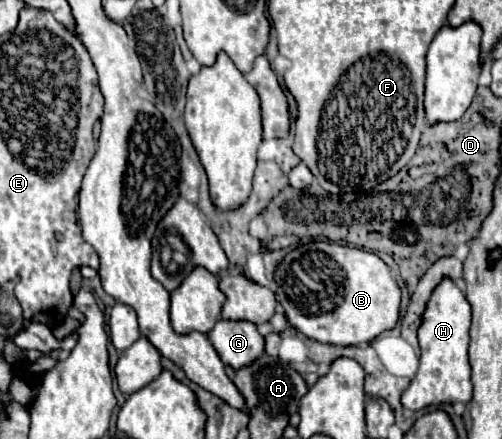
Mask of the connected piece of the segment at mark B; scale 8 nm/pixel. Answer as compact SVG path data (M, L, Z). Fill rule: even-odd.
M312 241L308 245L300 245L298 249L290 251L280 267L276 269L276 297L286 311L286 319L294 325L300 333L320 343L332 345L358 345L372 341L382 331L394 329L400 317L400 287L390 275L388 265L370 251L326 243L326 241Z

